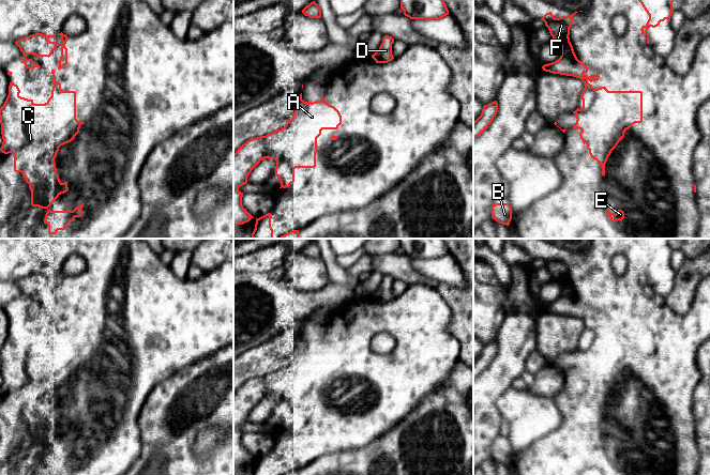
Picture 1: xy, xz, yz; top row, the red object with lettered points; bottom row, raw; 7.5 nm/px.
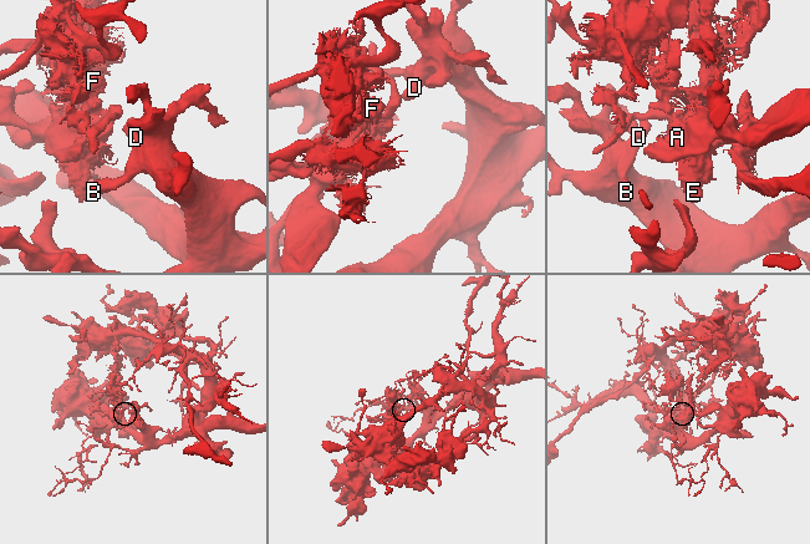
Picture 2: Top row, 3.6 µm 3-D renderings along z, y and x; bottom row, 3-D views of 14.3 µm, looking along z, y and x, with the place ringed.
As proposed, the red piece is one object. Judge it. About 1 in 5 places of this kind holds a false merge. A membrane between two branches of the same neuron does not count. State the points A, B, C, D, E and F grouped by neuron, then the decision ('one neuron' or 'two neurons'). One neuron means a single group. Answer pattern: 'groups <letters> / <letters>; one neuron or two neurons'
groups A / B C D E F; two neurons

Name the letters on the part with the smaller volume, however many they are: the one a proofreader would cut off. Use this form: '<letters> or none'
A

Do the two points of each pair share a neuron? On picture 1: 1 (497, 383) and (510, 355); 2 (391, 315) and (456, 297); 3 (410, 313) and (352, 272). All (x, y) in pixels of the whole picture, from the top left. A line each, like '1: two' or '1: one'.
1: one
2: two
3: two

